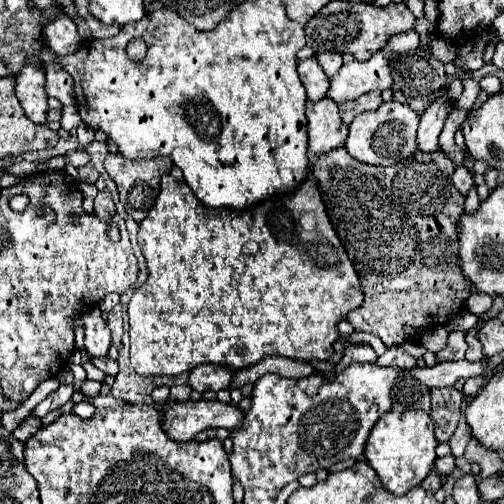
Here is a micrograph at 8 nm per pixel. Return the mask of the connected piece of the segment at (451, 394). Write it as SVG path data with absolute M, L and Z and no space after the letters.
M433 388L431 390L431 418L435 422L435 438L447 442L457 428L461 416L463 394L457 388Z

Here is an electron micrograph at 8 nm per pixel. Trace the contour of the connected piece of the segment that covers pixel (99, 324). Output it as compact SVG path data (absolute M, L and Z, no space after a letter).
M99 306L91 308L85 316L81 316L85 322L85 348L91 358L105 358L107 350L111 346L111 332L101 318Z

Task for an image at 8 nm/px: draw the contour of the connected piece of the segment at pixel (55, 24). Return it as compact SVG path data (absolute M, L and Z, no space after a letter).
M57 16L45 28L45 40L57 56L69 56L83 44L83 40L69 16Z

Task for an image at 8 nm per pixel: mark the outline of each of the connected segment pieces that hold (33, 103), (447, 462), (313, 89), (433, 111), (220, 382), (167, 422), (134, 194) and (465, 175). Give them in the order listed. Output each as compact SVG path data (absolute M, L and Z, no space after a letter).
M25 66L17 74L17 98L29 120L35 124L47 124L47 92L45 92L45 70L37 66Z
M451 454L445 456L445 458L437 458L437 460L435 460L435 472L437 472L439 476L449 476L451 470L455 468L453 460L455 460L455 458L453 458Z
M315 58L299 62L299 76L301 76L301 82L307 88L307 98L311 102L317 102L317 100L321 100L321 98L327 96L329 78L325 76L323 68L317 64Z
M441 96L421 116L419 130L417 130L417 148L421 152L433 152L433 150L437 150L439 134L443 130L443 124L445 124L447 116L449 116L449 110L451 110L451 100L447 96Z
M201 364L197 368L193 368L193 372L189 372L189 380L187 384L197 390L197 392L219 392L229 388L231 382L231 372L229 368L221 368L219 364Z
M187 400L163 410L165 434L177 442L189 442L195 434L207 428L233 430L241 424L241 420L243 412L237 406L223 404L219 400Z
M109 154L105 158L105 170L111 176L111 180L117 184L119 190L119 200L123 204L123 208L127 210L127 214L139 224L147 212L151 210L151 206L155 204L157 196L159 196L159 180L163 174L169 174L169 170L173 168L171 158L151 158L151 160L129 160L121 154Z
M457 166L455 168L455 174L453 174L453 184L455 184L455 188L463 194L463 196L467 196L467 192L473 188L473 174L465 168L465 166Z

